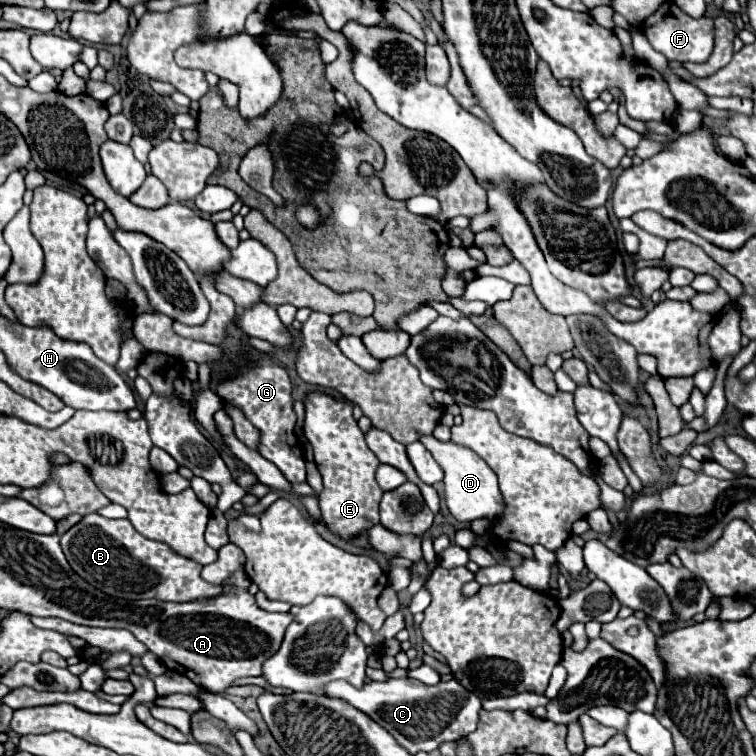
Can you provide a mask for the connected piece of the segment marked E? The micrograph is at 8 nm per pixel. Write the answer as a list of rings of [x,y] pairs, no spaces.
[[[315,392],[305,398],[305,410],[303,434],[313,446],[315,464],[323,478],[323,490],[319,494],[323,522],[329,532],[343,540],[357,538],[361,532],[379,524],[379,502],[383,492],[375,482],[375,470],[379,466],[377,456],[369,450],[349,402],[339,402],[327,394]]]

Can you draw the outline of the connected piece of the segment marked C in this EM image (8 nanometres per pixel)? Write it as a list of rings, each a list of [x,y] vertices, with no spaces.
[[[397,678],[385,682],[369,682],[361,688],[337,680],[325,686],[323,696],[349,702],[353,708],[369,714],[369,718],[377,720],[379,726],[383,726],[411,754],[433,752],[443,742],[465,738],[477,728],[481,710],[481,700],[473,692],[465,690],[457,680],[427,686],[413,678]]]

